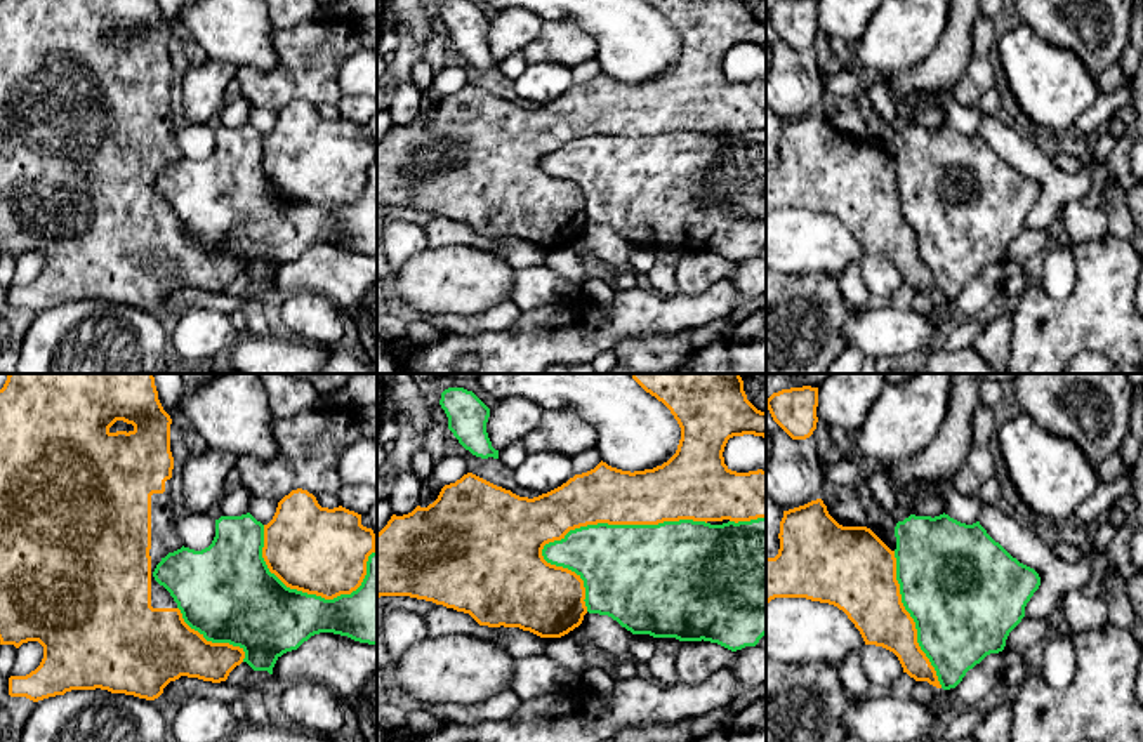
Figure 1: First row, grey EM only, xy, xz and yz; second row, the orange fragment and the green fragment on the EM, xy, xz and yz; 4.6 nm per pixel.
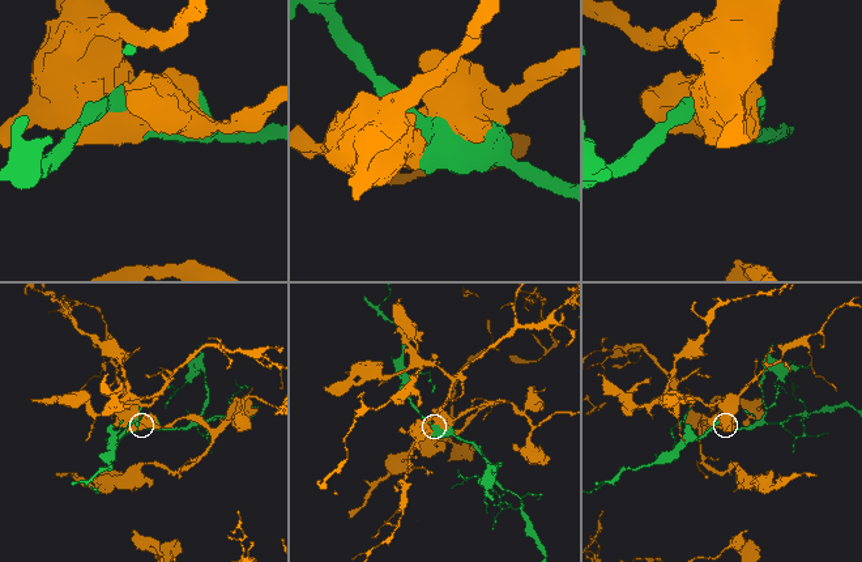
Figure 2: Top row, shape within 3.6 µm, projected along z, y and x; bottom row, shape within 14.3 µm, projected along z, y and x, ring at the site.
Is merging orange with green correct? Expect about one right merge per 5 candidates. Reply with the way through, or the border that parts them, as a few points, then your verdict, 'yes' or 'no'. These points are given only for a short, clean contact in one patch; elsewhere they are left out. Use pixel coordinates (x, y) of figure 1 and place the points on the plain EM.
no

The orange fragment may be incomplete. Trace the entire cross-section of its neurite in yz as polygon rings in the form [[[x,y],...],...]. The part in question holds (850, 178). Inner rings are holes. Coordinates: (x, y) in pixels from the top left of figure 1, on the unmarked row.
[[[816,109],[783,122],[778,149],[778,165],[766,169],[766,215],[775,209],[806,209],[834,215],[855,235],[865,255],[893,262],[903,283],[941,299],[935,278],[917,254],[915,233],[902,214],[895,162],[870,139],[839,136],[823,111]]]

